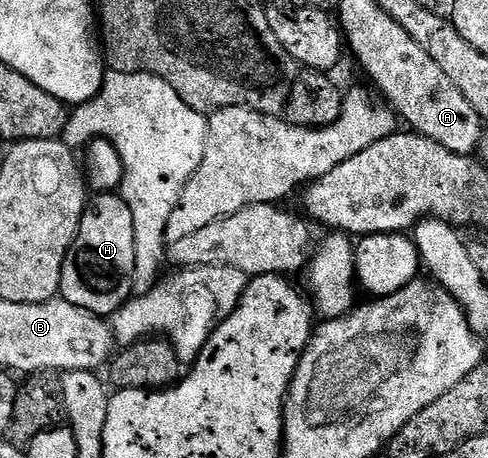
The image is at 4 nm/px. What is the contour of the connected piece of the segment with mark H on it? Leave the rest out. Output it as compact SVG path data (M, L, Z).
M119 193L97 194L84 209L74 244L62 264L59 297L97 316L110 316L133 297L134 216Z

